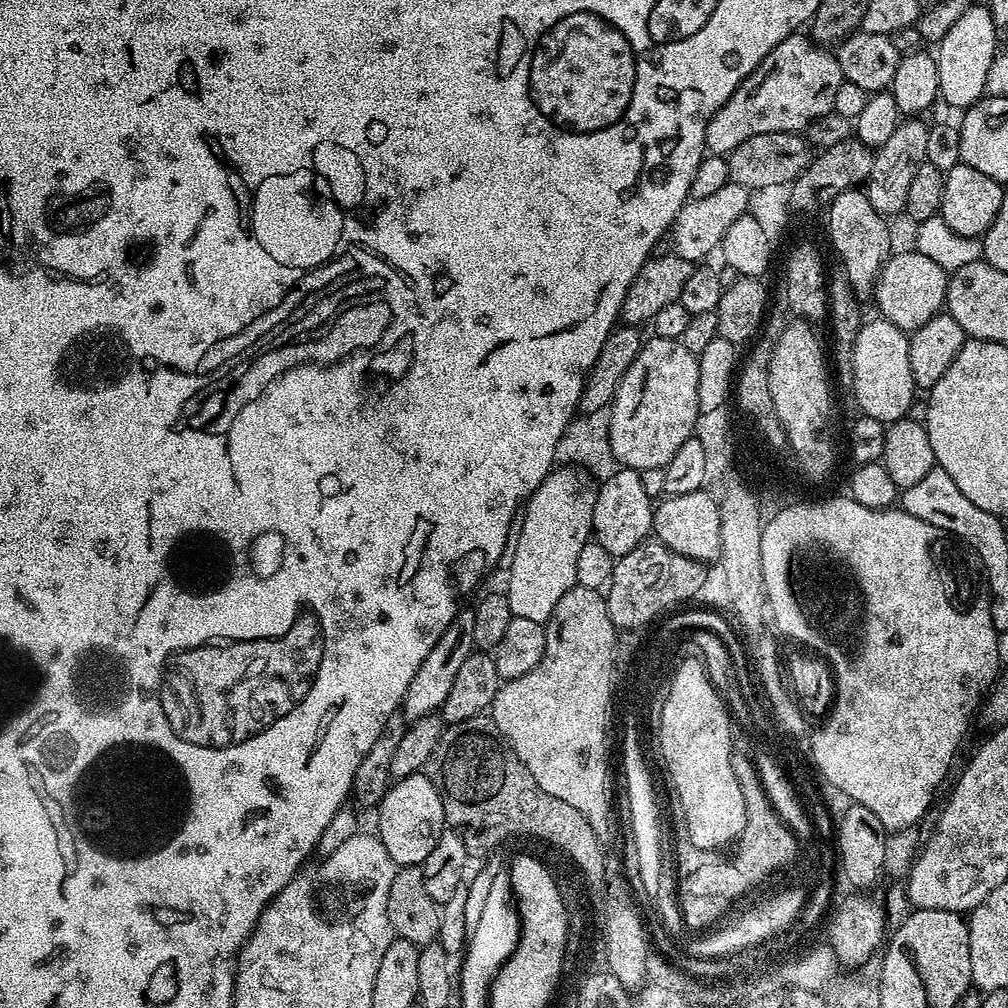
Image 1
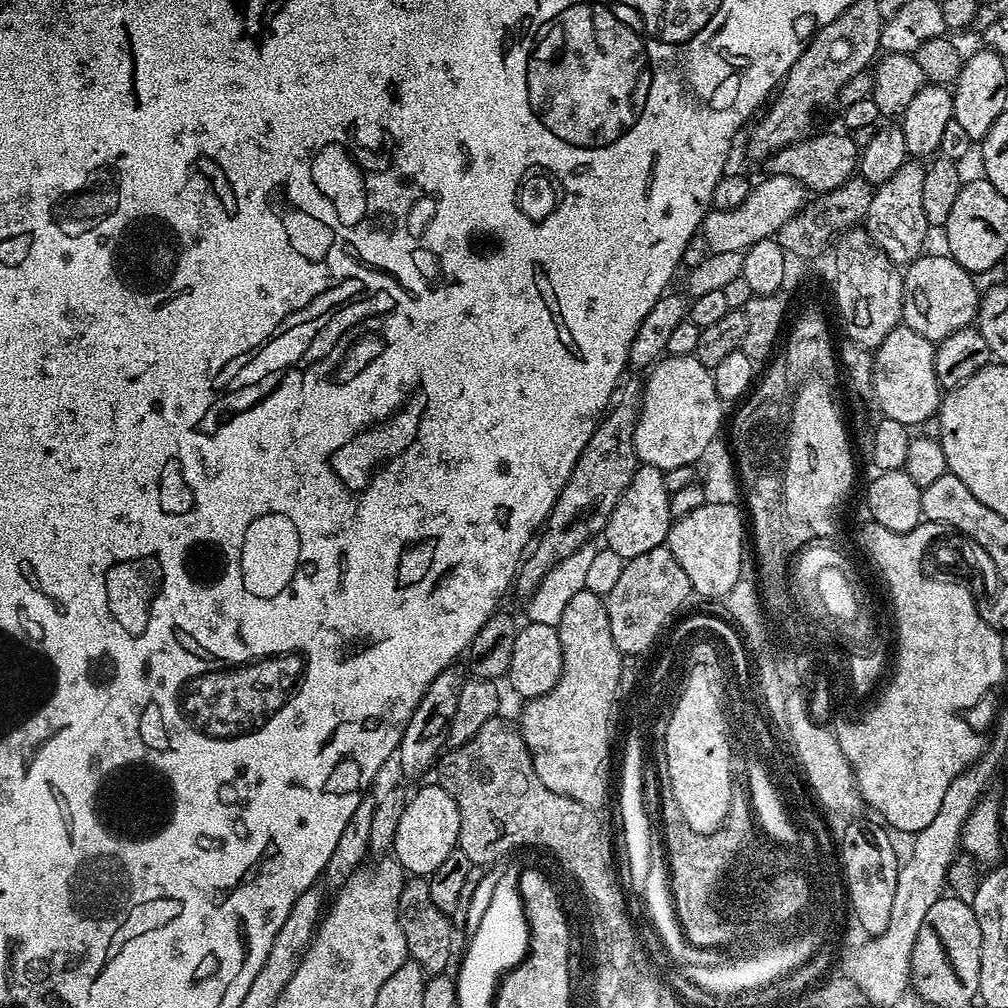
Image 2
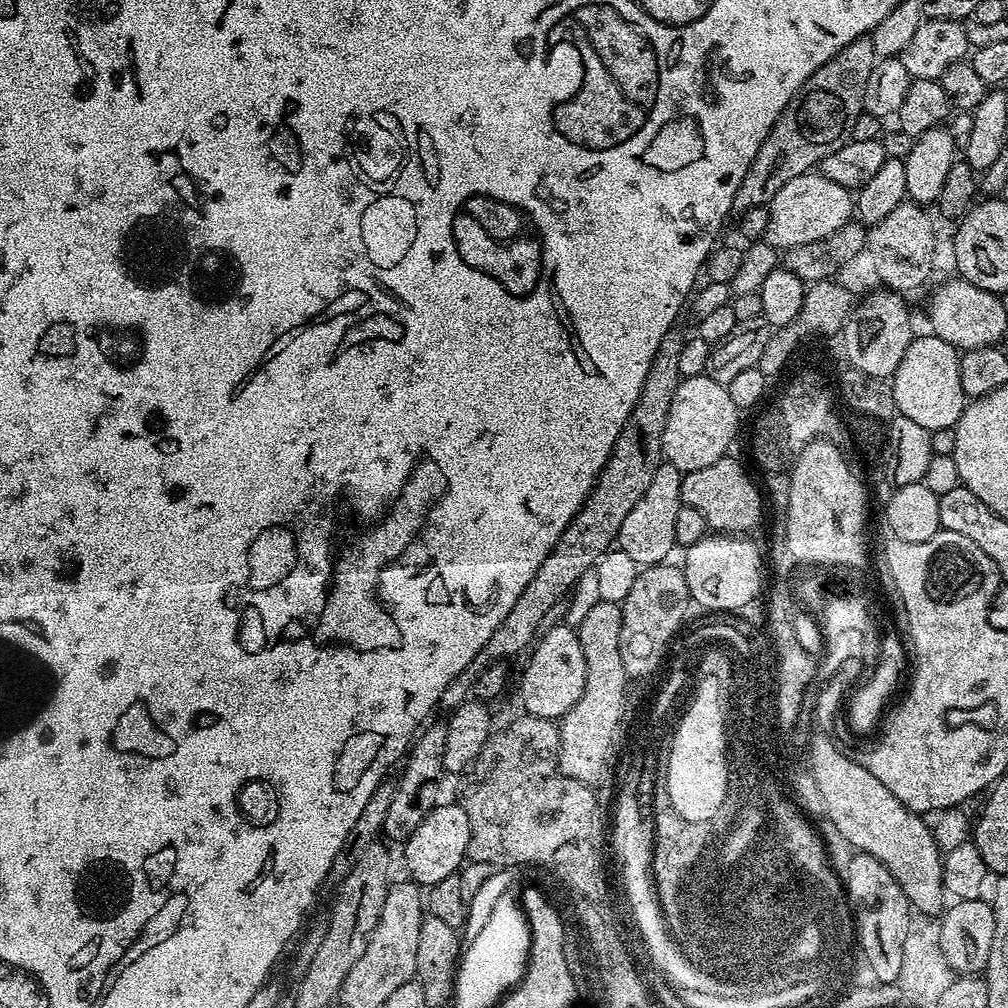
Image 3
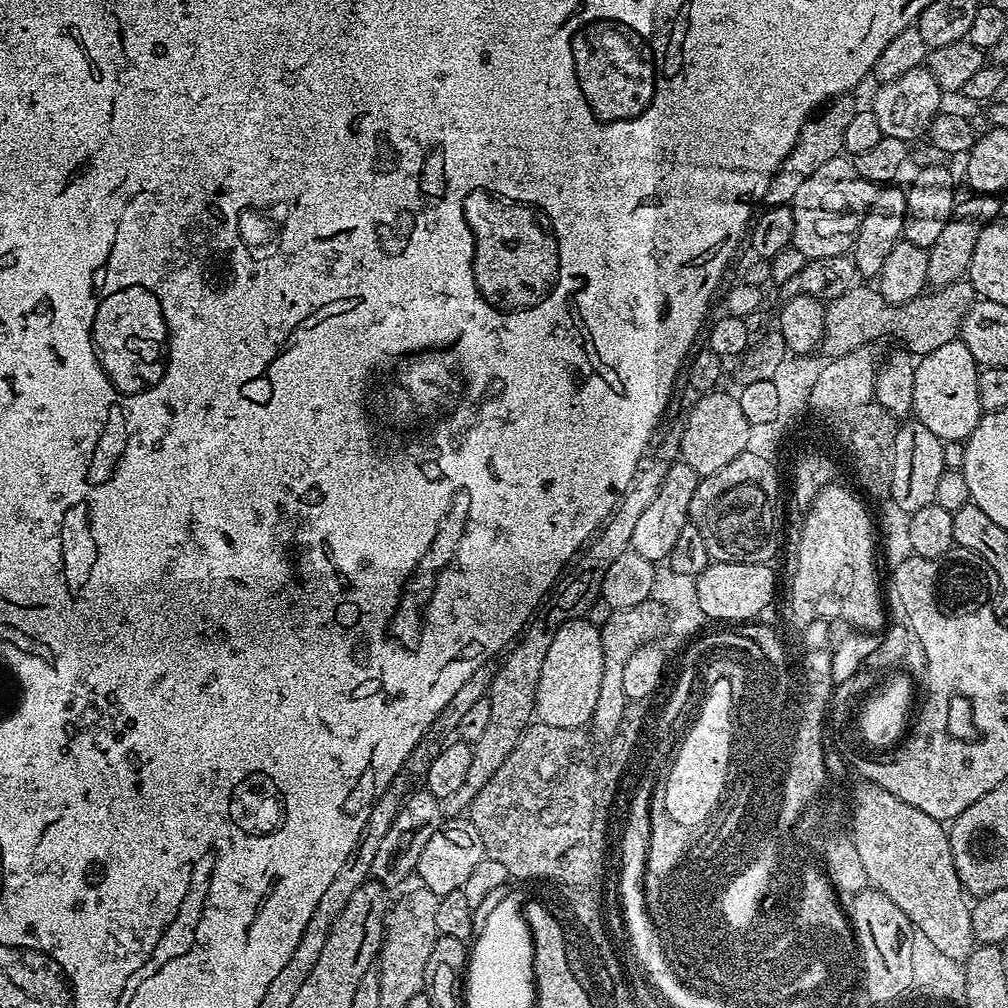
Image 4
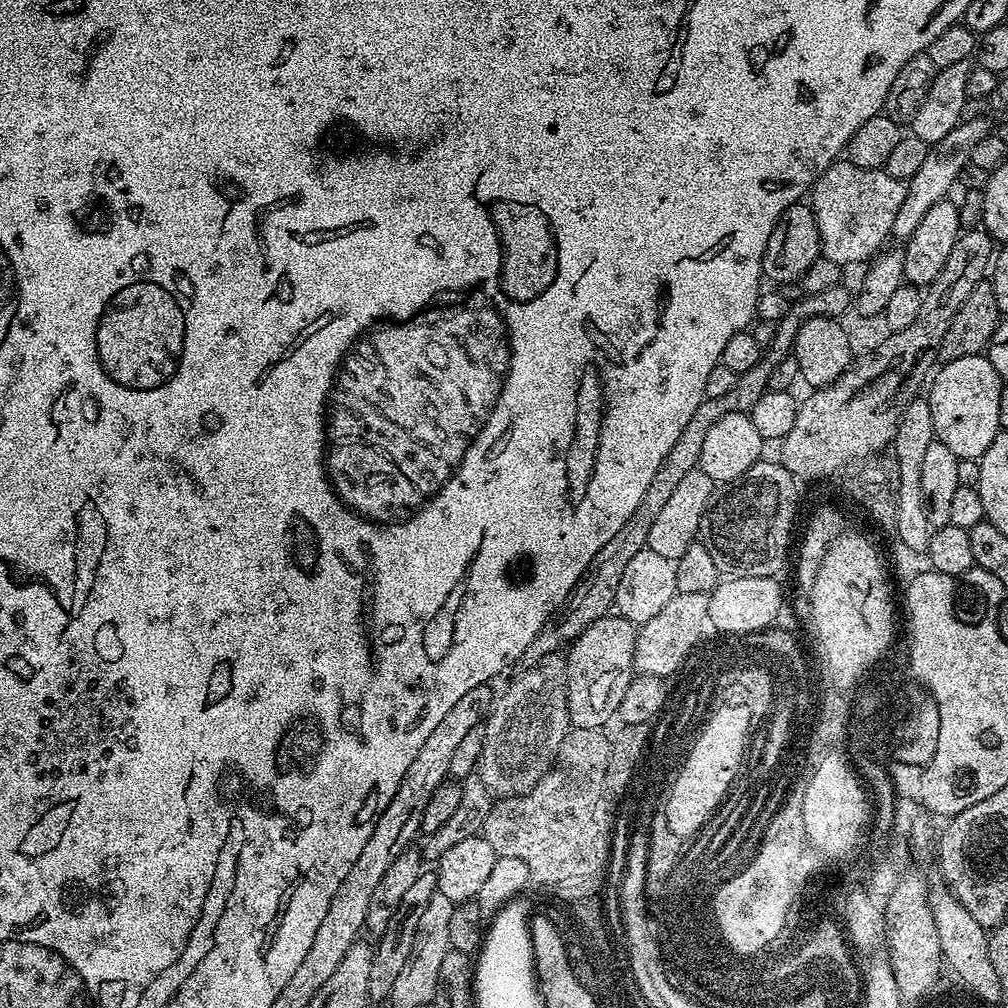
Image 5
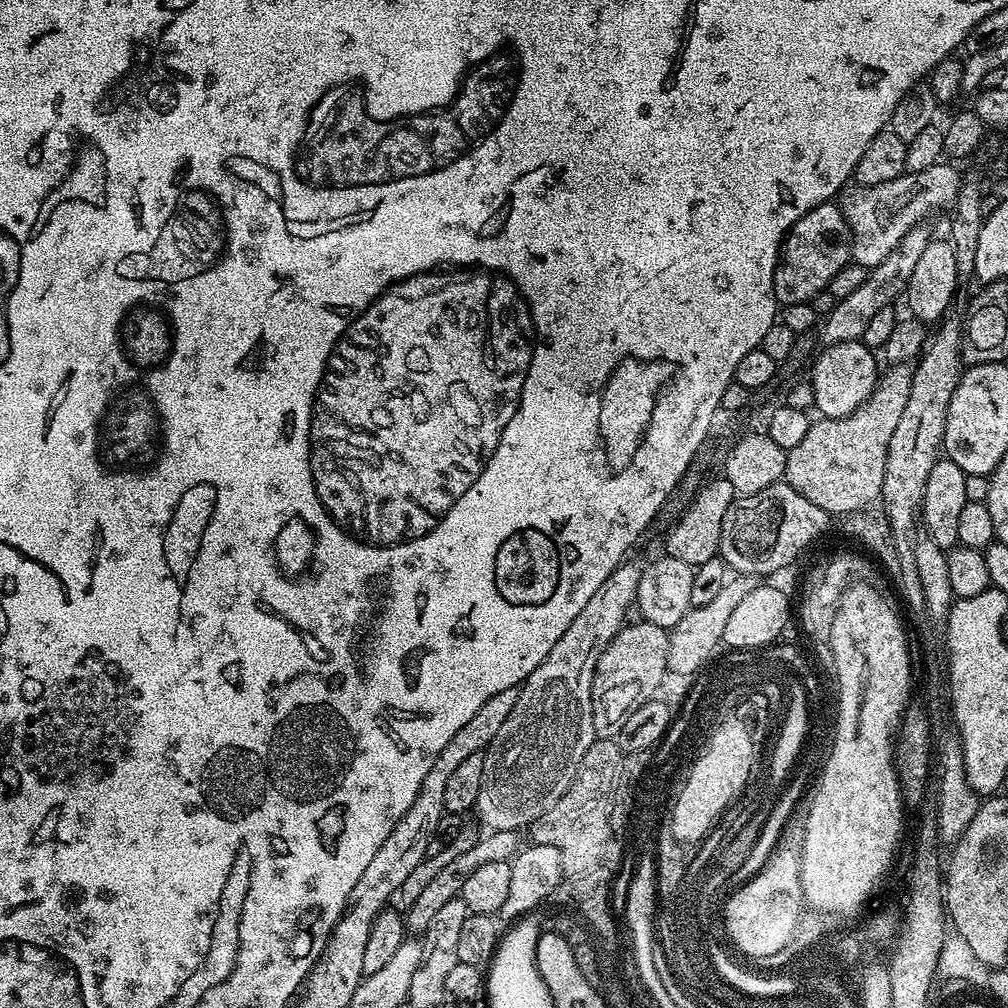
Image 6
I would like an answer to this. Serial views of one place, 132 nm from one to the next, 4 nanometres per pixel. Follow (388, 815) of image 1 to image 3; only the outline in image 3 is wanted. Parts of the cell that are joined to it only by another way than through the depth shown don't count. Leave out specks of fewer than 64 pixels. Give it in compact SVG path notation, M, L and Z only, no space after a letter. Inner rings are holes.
M458 802L452 804L437 803L435 808L418 822L418 830L403 841L404 860L408 863L408 872L413 881L421 886L431 886L442 882L442 878L457 875L466 863L470 846L470 818Z

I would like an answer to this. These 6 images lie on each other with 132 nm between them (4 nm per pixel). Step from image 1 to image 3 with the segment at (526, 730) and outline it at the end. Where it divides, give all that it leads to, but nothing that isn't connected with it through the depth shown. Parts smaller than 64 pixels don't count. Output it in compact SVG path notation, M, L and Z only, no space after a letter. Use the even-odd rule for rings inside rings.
M601 600L586 613L586 619L580 623L580 641L582 654L586 654L586 686L582 690L582 698L559 721L560 751L558 763L560 771L570 778L581 780L586 785L593 785L594 762L600 758L602 752L602 738L606 738L606 712L614 712L614 700L620 700L620 684L628 677L628 671L622 669L620 657L620 635L622 634L622 610L614 602Z

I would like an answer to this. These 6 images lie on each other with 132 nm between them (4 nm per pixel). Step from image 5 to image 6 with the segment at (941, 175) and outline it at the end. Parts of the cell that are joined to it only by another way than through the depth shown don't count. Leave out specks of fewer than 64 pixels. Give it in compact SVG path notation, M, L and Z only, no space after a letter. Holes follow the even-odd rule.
M924 226L911 228L902 238L902 242L898 242L896 249L877 268L869 271L866 282L862 282L862 286L858 286L854 294L846 294L844 300L833 303L832 313L824 324L823 343L830 345L847 340L860 340L874 314L878 314L878 310L895 305L897 303L895 300L905 295L910 274L914 274L914 265L917 264L918 257L926 251L929 239L930 233Z

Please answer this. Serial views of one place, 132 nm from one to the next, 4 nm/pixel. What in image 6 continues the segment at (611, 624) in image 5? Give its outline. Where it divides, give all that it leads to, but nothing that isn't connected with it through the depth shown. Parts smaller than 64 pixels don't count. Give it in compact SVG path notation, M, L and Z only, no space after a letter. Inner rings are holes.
M647 622L625 623L596 663L592 705L594 706L594 730L602 740L619 737L620 728L647 700L653 699L668 670L668 632Z

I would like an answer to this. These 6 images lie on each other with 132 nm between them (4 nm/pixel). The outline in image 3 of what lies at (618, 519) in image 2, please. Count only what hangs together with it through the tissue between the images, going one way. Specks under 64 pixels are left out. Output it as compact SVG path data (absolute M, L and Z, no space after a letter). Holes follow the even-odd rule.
M661 463L660 469L650 478L650 486L646 486L646 494L638 498L634 510L626 514L622 521L622 530L618 537L618 546L630 558L634 558L637 566L662 564L669 559L672 548L677 547L674 538L674 521L680 509L680 477L681 473L670 463Z

